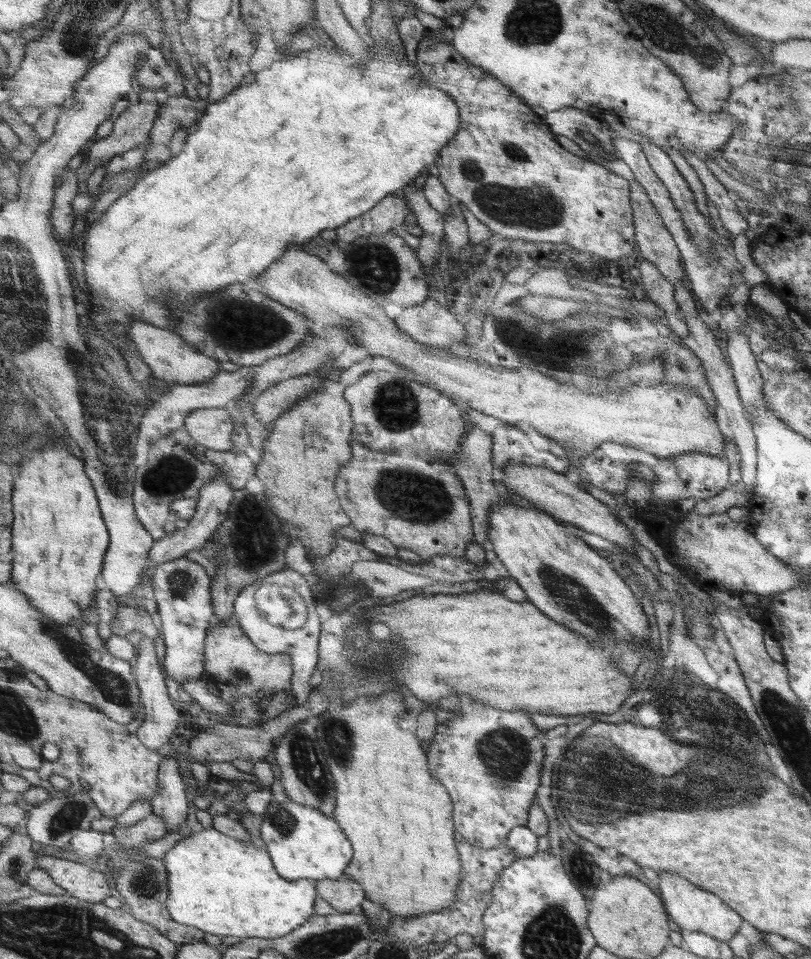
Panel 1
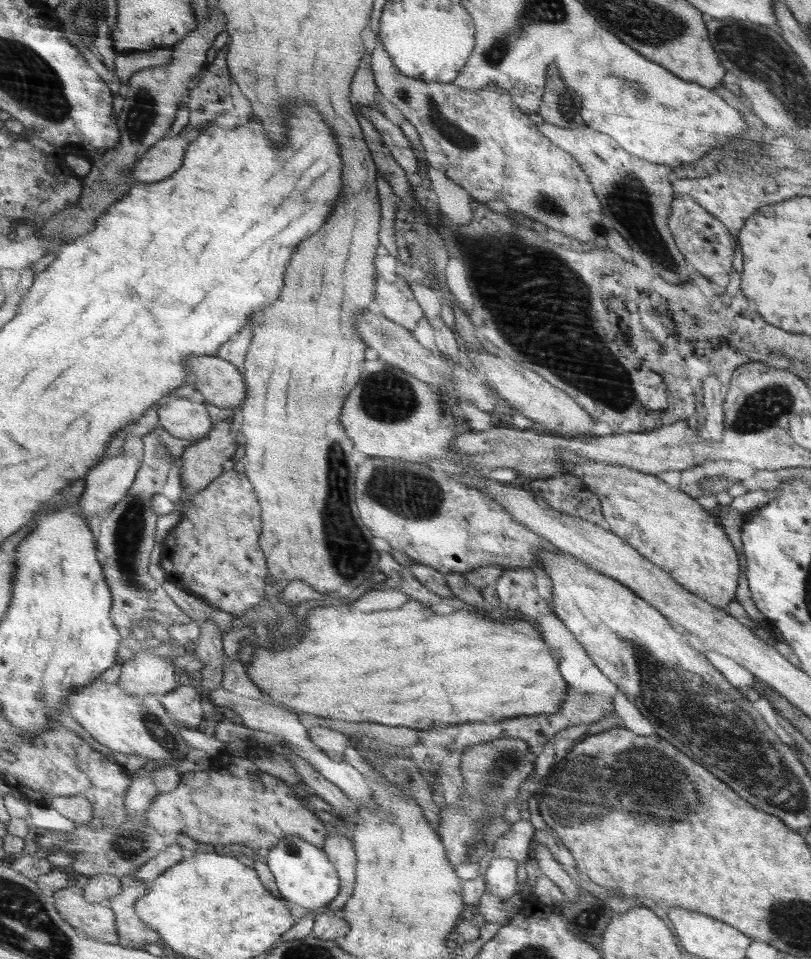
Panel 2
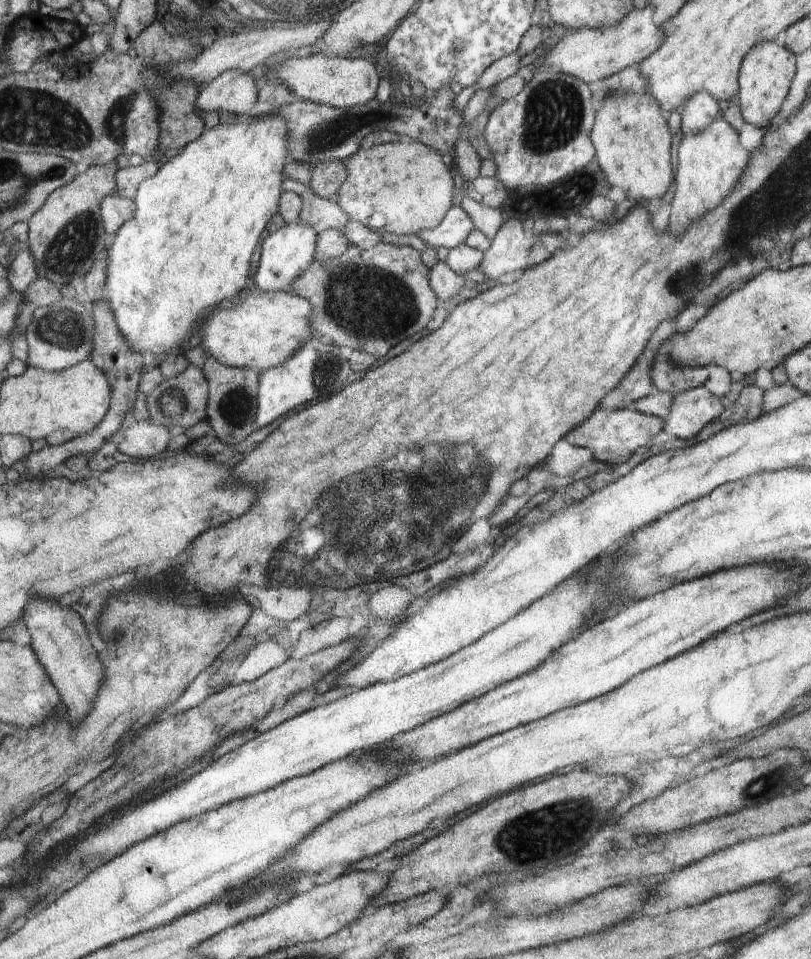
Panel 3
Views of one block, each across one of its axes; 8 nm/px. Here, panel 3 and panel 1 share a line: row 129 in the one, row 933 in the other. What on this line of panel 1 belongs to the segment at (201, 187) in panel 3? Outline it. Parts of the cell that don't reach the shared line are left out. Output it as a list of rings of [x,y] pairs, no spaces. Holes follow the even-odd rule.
[[[214,826],[179,842],[164,859],[171,881],[169,910],[182,924],[198,927],[220,938],[232,936],[246,940],[289,935],[314,916],[315,901],[319,898],[317,881],[308,878],[293,882],[285,880],[278,874],[266,844],[260,839],[241,841]]]

